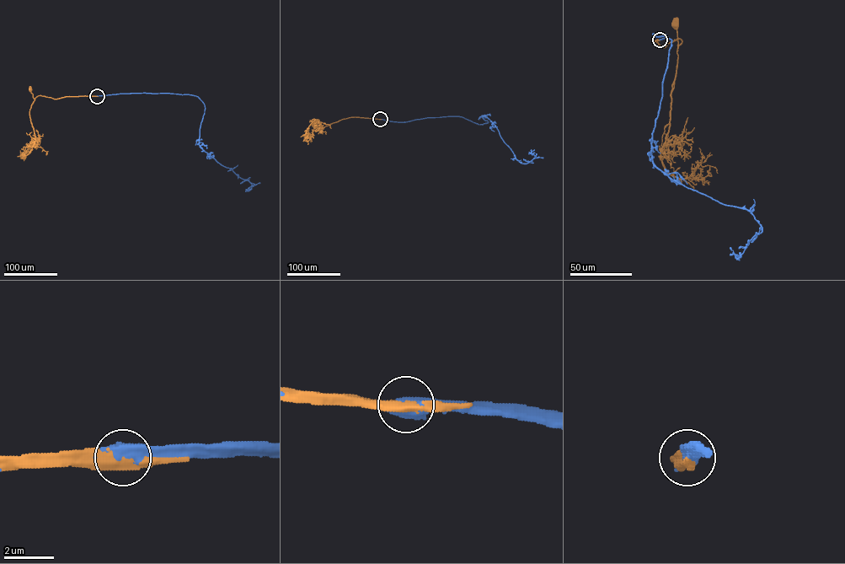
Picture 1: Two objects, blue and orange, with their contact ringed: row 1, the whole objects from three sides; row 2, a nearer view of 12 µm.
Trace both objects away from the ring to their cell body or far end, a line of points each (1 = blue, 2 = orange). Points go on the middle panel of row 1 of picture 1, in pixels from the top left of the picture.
1: (380, 119), (406, 122), (459, 116), (480, 124), (488, 122), (484, 115), (521, 163), (531, 161), (534, 150)
2: (380, 119), (351, 117), (320, 129), (312, 126)

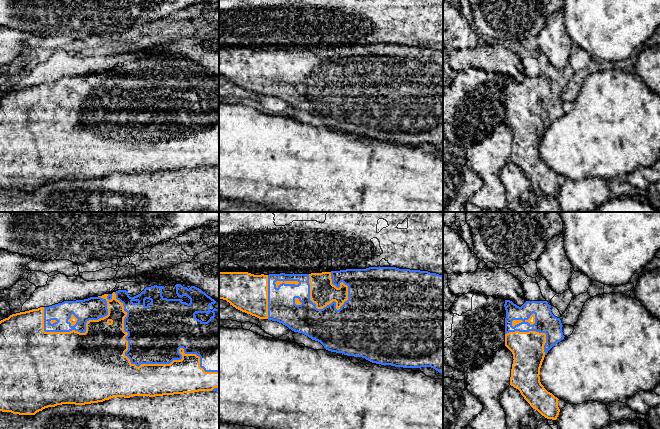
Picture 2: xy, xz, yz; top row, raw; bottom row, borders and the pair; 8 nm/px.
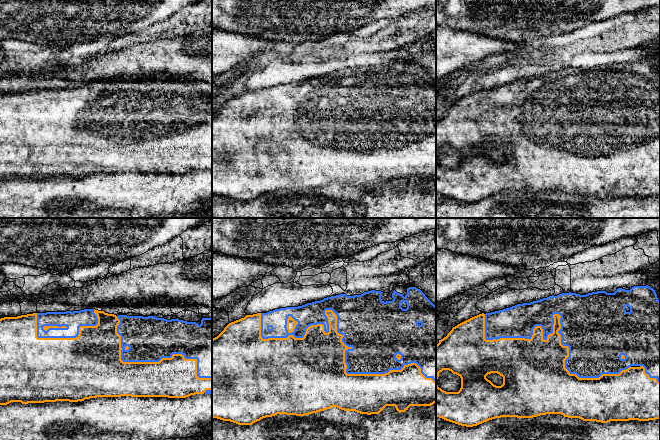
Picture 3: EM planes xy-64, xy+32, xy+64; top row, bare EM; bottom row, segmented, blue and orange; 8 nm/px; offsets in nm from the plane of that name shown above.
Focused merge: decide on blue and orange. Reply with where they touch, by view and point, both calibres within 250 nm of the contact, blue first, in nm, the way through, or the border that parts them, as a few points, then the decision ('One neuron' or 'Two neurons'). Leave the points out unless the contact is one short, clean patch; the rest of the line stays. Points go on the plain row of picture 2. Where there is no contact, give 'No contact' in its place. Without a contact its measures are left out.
Touches blue at xy (150, 139). Thickness 440 nm (blue) against 280 nm. One neuron

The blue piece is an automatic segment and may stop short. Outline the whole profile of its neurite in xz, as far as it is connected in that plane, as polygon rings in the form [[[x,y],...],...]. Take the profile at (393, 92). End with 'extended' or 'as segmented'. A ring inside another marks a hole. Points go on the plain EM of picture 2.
[[[369,43],[311,50],[269,50],[254,51],[248,48],[219,48],[219,75],[226,76],[236,85],[259,95],[277,97],[294,108],[302,109],[320,118],[331,128],[347,132],[362,133],[366,136],[403,144],[431,143],[443,149],[443,52],[428,47],[399,45],[396,43]]]; extended

